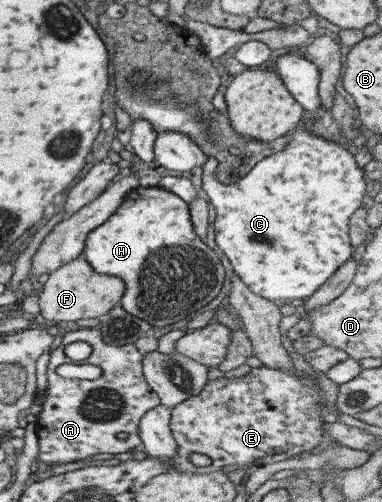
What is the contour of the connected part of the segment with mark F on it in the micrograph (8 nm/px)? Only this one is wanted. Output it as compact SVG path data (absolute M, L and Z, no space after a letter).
M82 255L72 261L62 264L58 269L49 274L37 294L38 312L46 320L48 325L62 327L68 321L75 322L79 319L90 319L108 314L121 300L124 293L124 282L116 276L104 276L96 274Z

